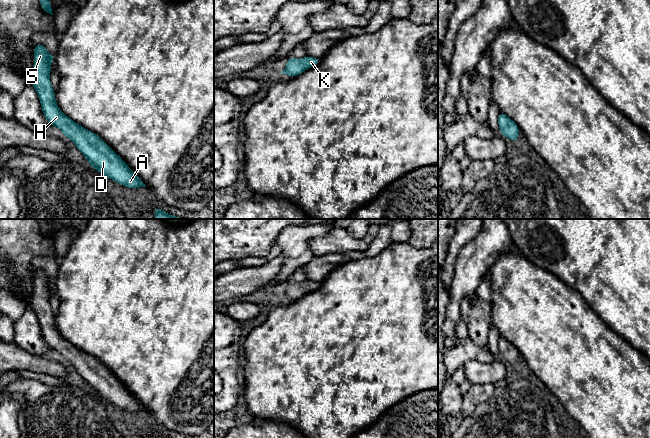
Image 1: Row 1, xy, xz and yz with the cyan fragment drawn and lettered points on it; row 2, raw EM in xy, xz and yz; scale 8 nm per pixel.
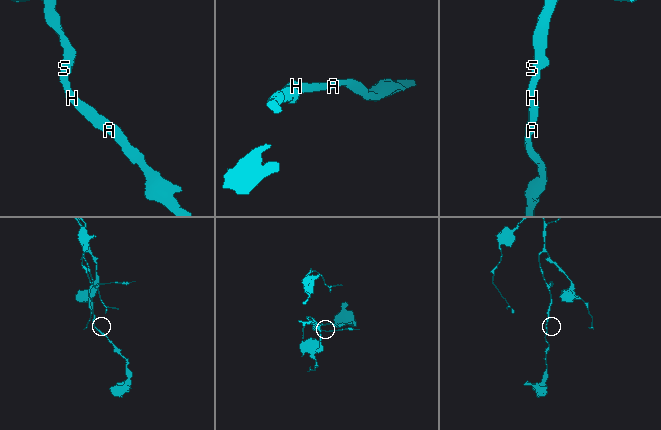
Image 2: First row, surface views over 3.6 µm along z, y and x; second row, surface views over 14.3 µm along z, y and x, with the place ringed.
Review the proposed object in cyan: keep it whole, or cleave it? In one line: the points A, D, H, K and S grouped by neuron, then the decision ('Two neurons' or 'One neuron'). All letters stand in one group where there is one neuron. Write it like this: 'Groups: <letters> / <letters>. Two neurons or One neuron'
Groups: A D H K S. One neuron

